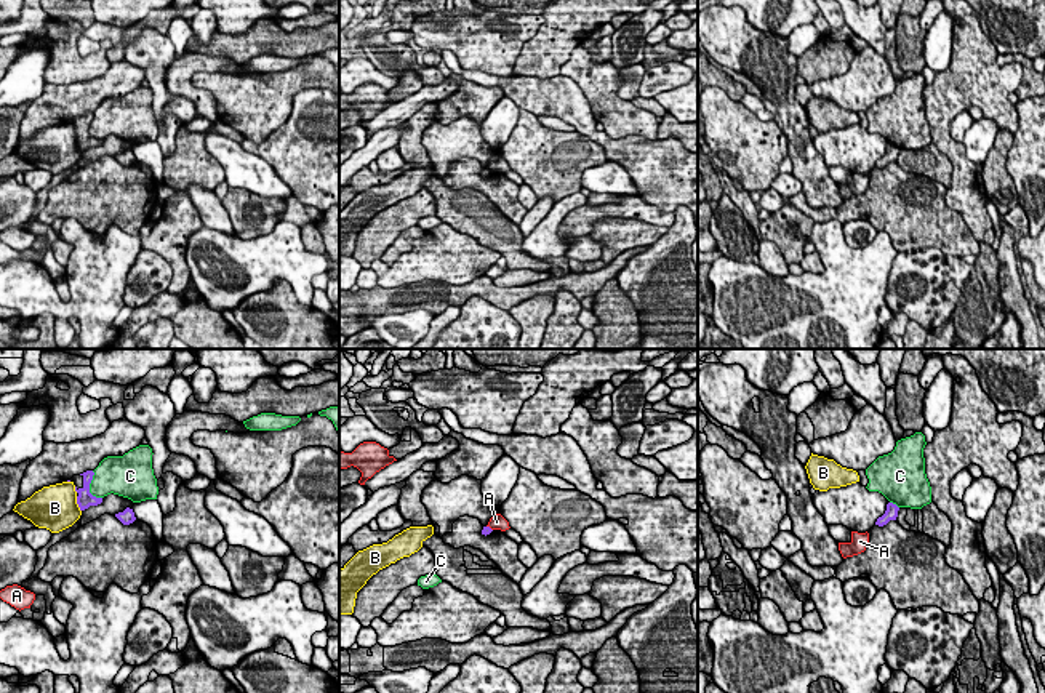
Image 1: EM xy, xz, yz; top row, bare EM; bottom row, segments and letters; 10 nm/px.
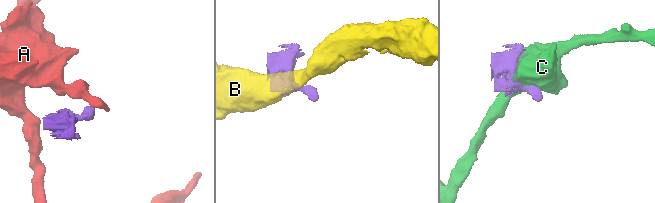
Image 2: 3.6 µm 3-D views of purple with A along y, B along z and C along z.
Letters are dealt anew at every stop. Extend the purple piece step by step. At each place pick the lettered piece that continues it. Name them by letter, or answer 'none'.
none

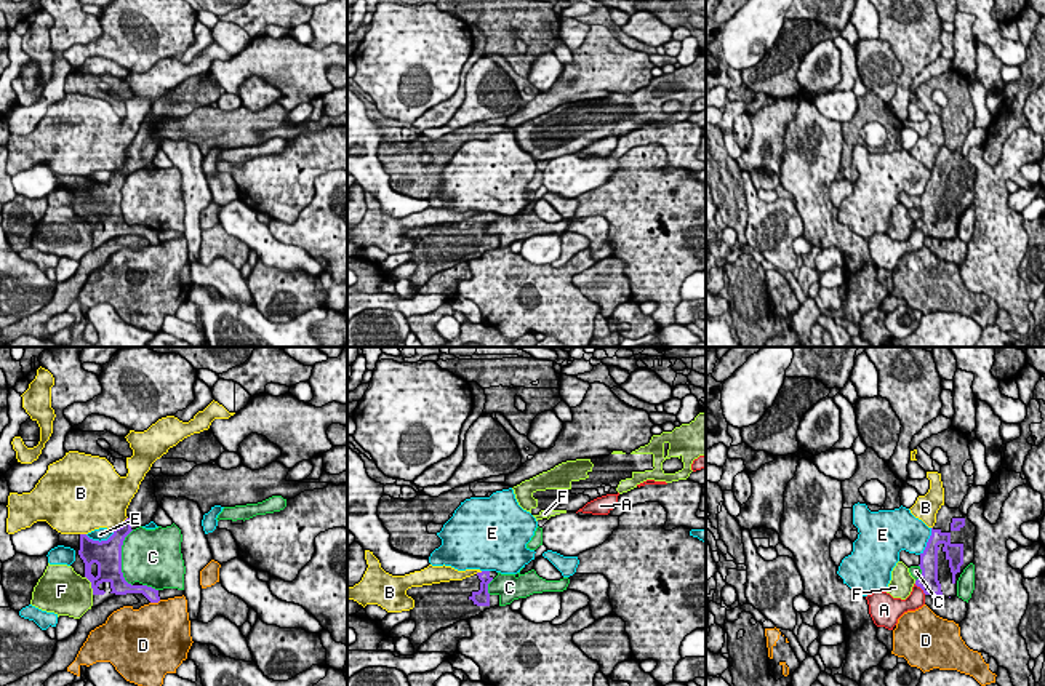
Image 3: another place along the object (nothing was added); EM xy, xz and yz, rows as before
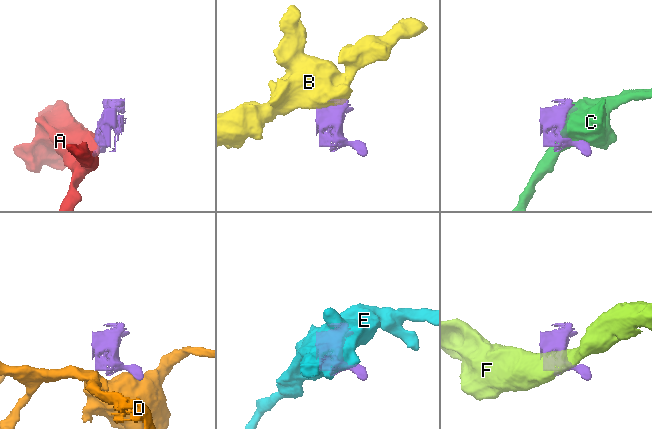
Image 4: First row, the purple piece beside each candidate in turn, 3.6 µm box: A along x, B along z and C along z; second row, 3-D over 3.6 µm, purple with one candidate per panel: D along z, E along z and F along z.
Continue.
none

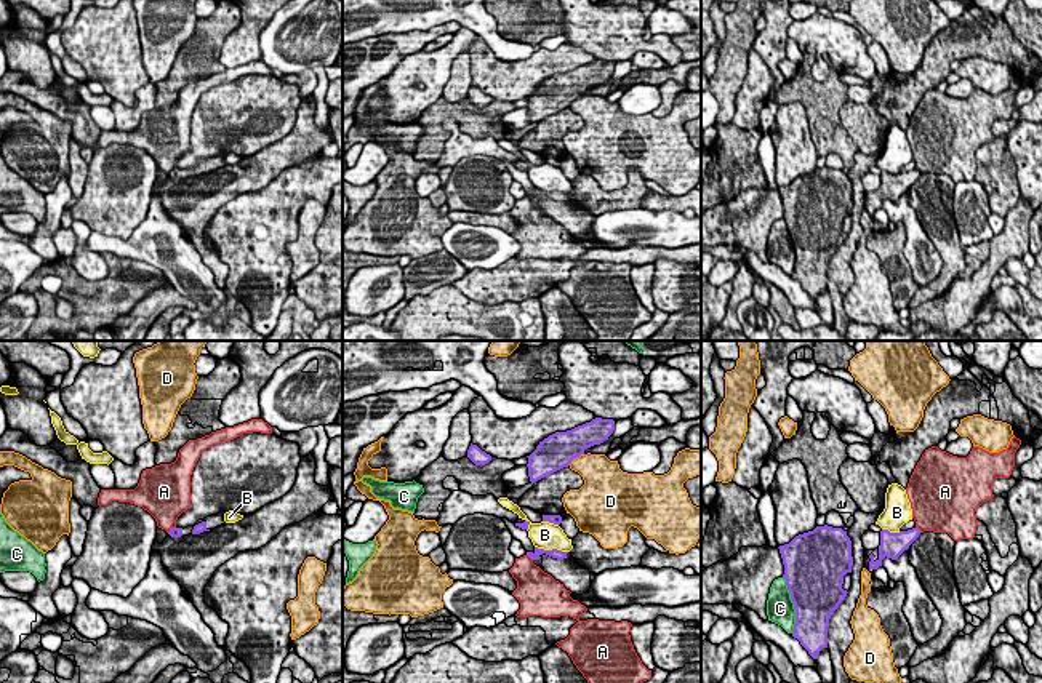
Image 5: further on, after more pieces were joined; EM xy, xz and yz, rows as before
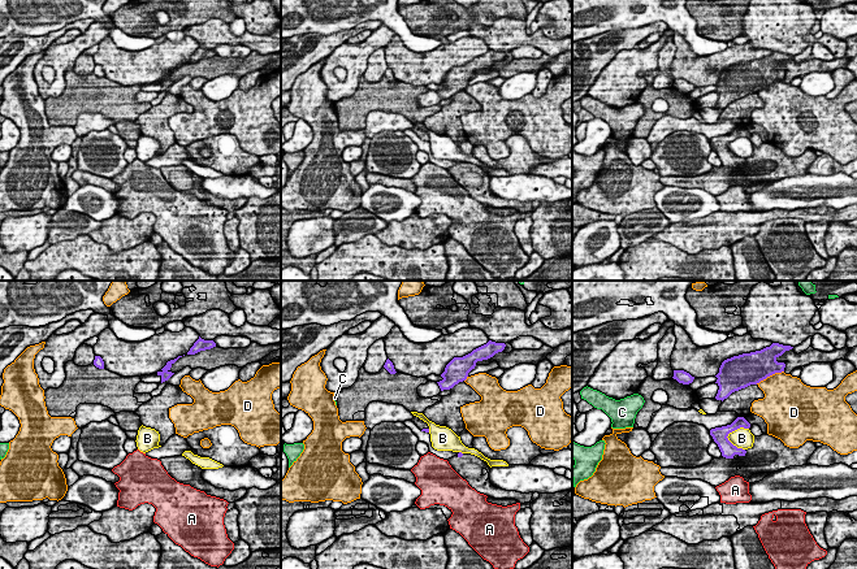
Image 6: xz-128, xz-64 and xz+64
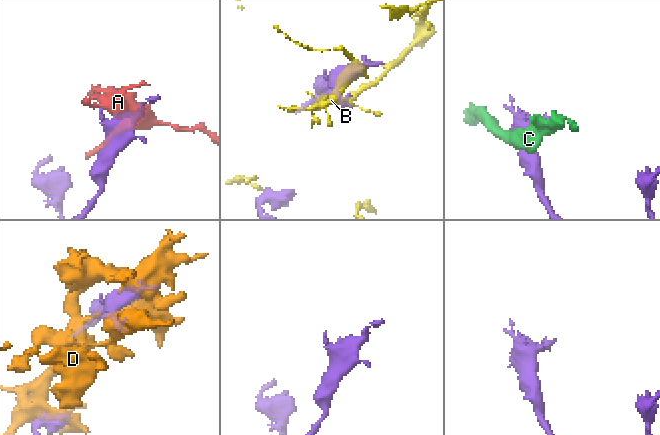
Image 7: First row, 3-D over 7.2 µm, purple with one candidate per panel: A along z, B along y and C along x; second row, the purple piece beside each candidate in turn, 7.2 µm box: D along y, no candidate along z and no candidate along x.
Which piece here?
none

